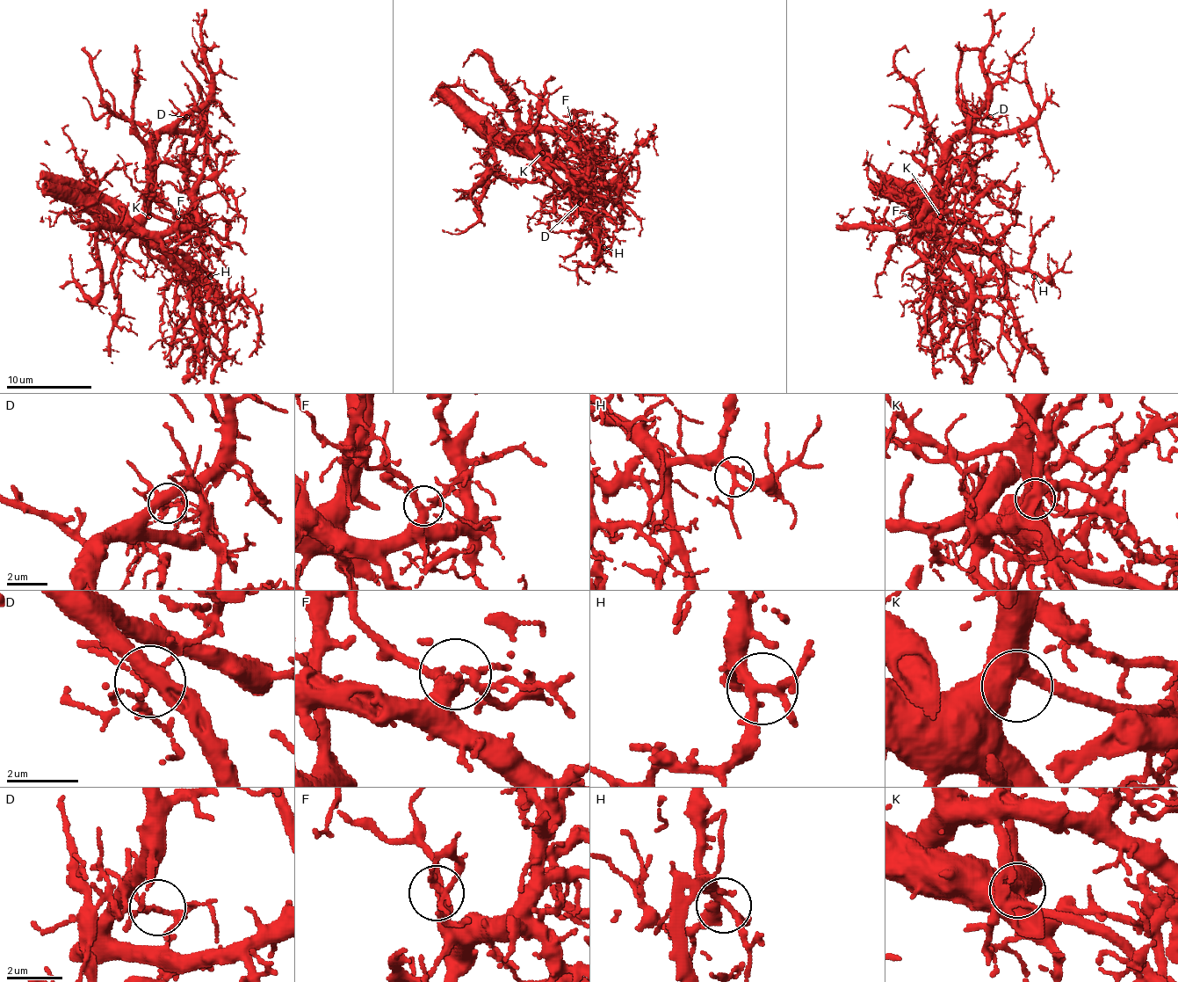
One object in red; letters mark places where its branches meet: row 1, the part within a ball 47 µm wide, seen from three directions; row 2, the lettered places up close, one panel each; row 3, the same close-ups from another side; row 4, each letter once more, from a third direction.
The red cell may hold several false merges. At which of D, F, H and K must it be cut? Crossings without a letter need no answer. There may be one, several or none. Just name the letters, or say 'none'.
D

